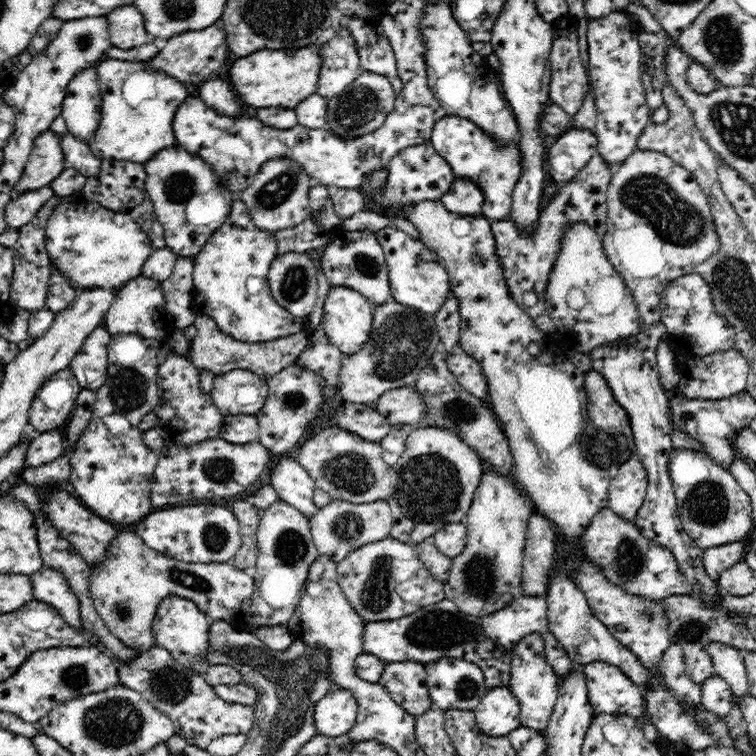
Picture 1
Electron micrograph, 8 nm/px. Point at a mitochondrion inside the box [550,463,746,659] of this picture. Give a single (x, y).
(706, 502)

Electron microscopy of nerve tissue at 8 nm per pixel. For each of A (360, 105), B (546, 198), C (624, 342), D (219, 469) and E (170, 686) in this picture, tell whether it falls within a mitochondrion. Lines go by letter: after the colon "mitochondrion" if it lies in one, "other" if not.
A: mitochondrion
B: other
C: other
D: mitochondrion
E: mitochondrion

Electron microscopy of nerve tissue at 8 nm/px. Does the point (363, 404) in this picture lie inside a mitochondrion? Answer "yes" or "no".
no

